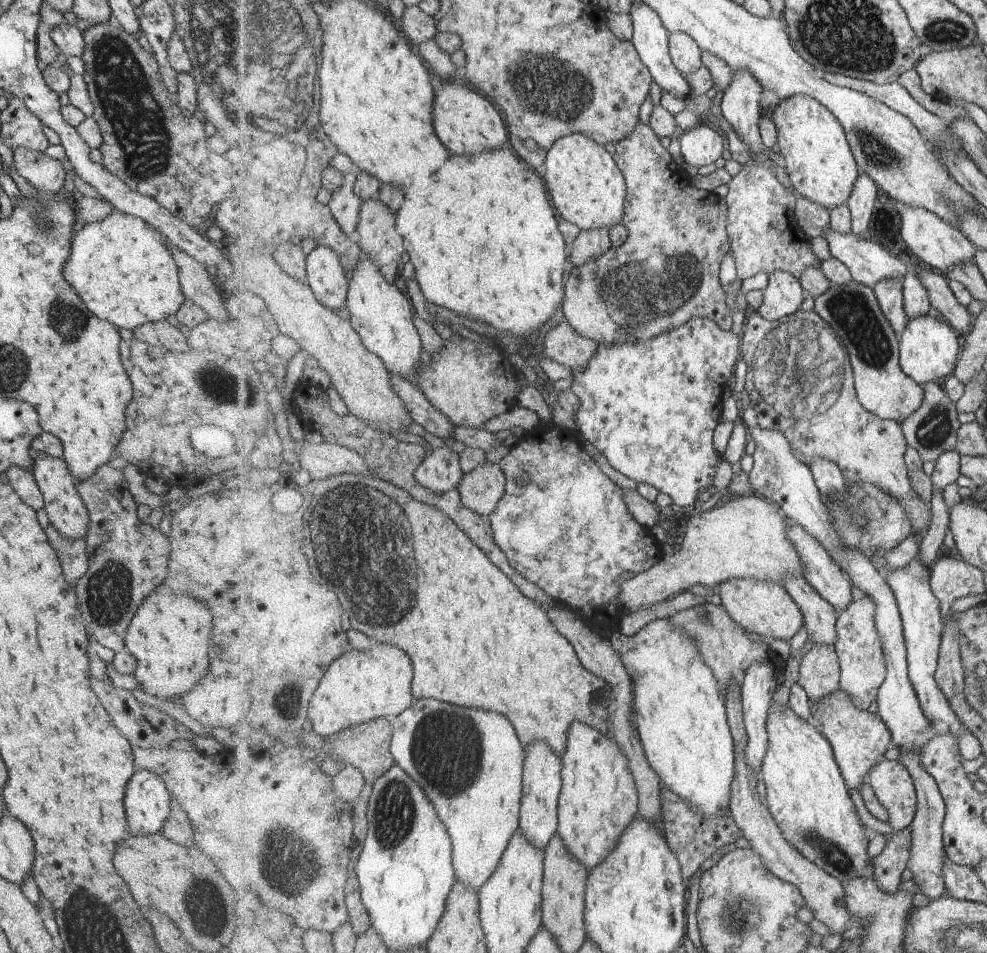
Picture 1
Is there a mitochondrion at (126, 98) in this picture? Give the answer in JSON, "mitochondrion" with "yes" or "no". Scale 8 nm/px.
{"mitochondrion":"yes"}

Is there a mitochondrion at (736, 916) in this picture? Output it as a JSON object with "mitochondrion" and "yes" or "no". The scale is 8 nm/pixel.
{"mitochondrion":"yes"}

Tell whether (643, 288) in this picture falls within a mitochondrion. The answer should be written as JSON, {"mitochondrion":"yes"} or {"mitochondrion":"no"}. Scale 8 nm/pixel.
{"mitochondrion":"yes"}

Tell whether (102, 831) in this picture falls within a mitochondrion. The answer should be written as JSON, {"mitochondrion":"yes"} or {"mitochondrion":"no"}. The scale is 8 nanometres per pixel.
{"mitochondrion":"no"}

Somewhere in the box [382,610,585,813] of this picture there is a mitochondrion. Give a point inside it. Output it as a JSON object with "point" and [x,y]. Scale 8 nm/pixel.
{"point":[445,749]}

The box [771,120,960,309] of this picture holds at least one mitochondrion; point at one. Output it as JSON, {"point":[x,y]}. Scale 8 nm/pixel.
{"point":[875,151]}

